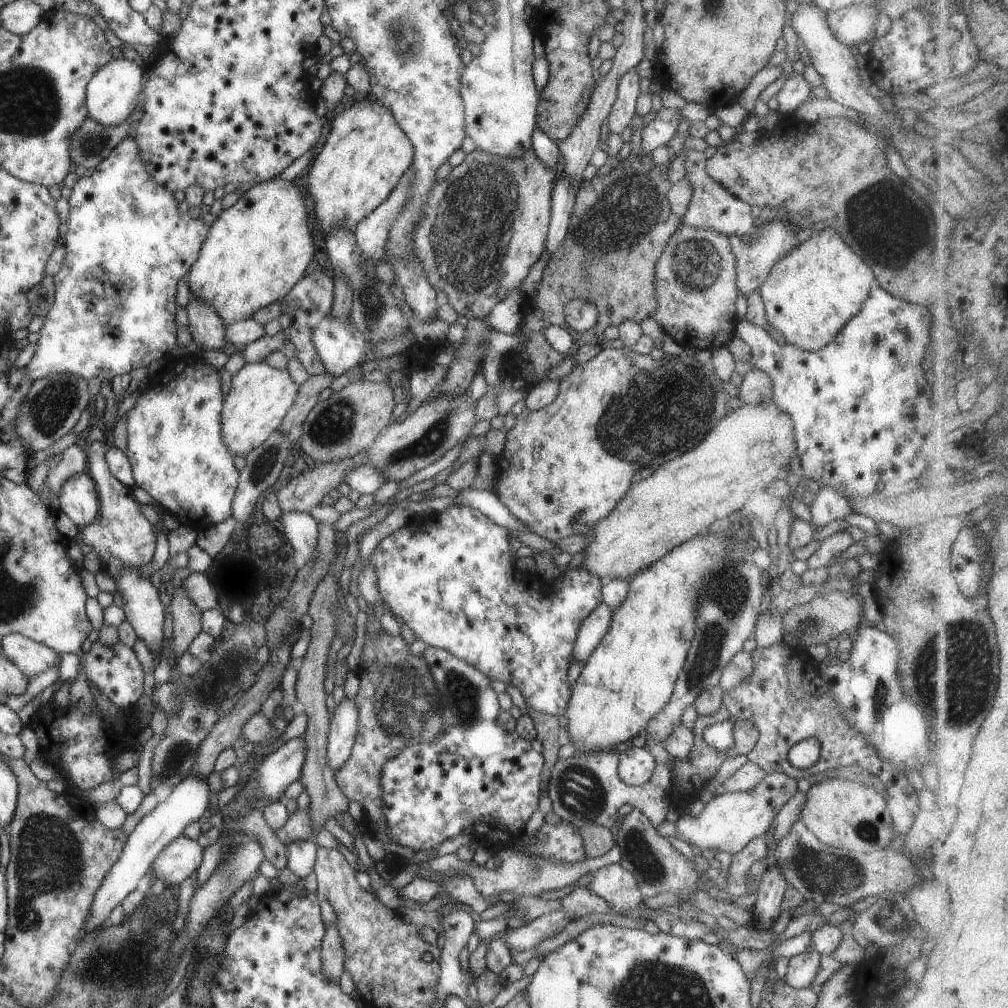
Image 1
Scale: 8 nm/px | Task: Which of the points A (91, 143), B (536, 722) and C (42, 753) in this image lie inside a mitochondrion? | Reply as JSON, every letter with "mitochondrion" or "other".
{"A":"mitochondrion","B":"other","C":"other"}

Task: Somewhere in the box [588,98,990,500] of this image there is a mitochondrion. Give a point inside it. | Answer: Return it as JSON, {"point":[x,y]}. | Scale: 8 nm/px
{"point":[866,211]}

